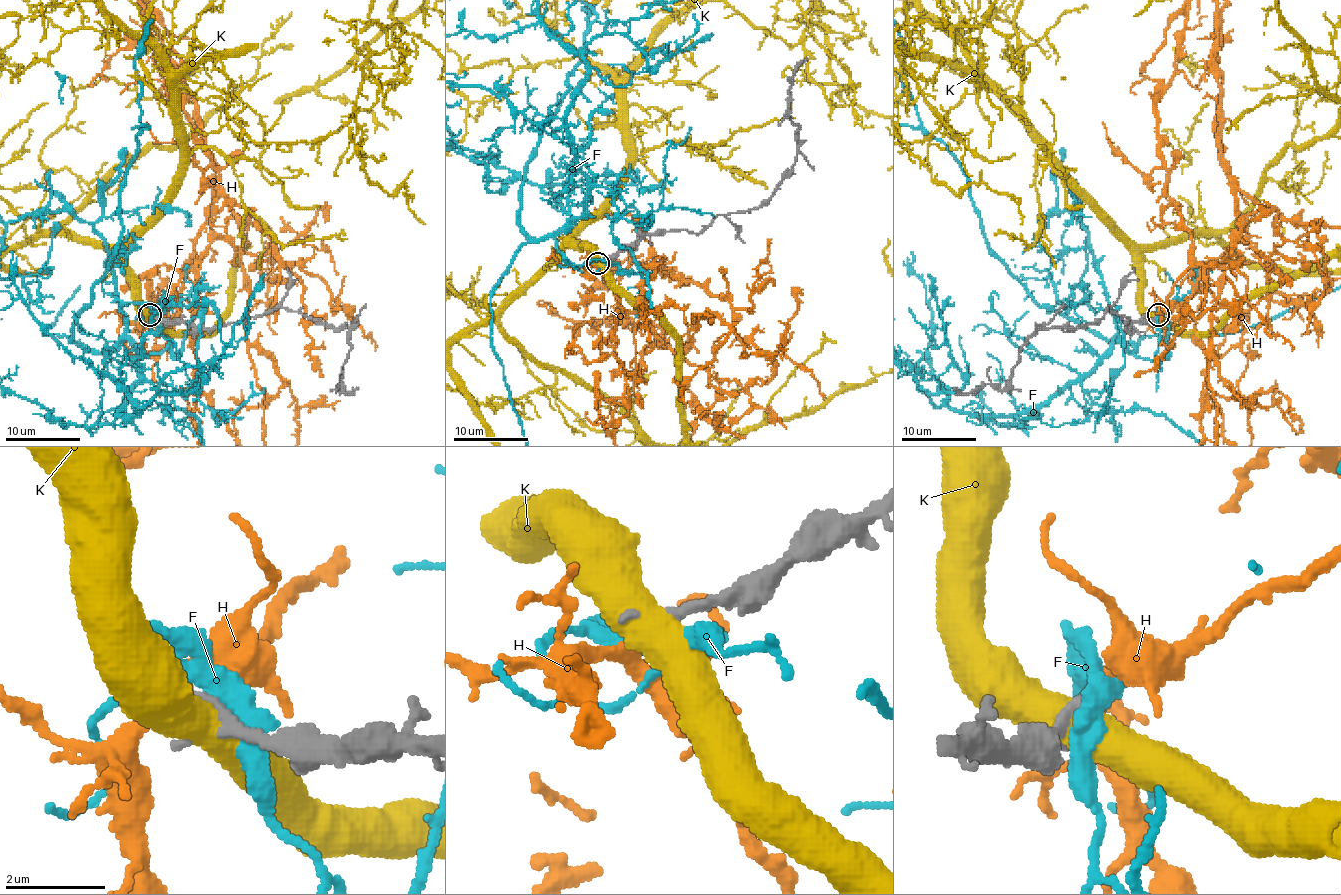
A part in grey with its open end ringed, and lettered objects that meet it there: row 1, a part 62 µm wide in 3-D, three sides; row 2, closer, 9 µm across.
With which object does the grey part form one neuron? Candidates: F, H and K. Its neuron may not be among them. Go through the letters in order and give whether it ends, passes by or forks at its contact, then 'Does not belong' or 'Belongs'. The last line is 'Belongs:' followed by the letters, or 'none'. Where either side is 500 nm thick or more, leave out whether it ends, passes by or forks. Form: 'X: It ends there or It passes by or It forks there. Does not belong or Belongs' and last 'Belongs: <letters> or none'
F: It forks there. Does not belong
H: It passes by. Belongs
K: Does not belong
Belongs: H

